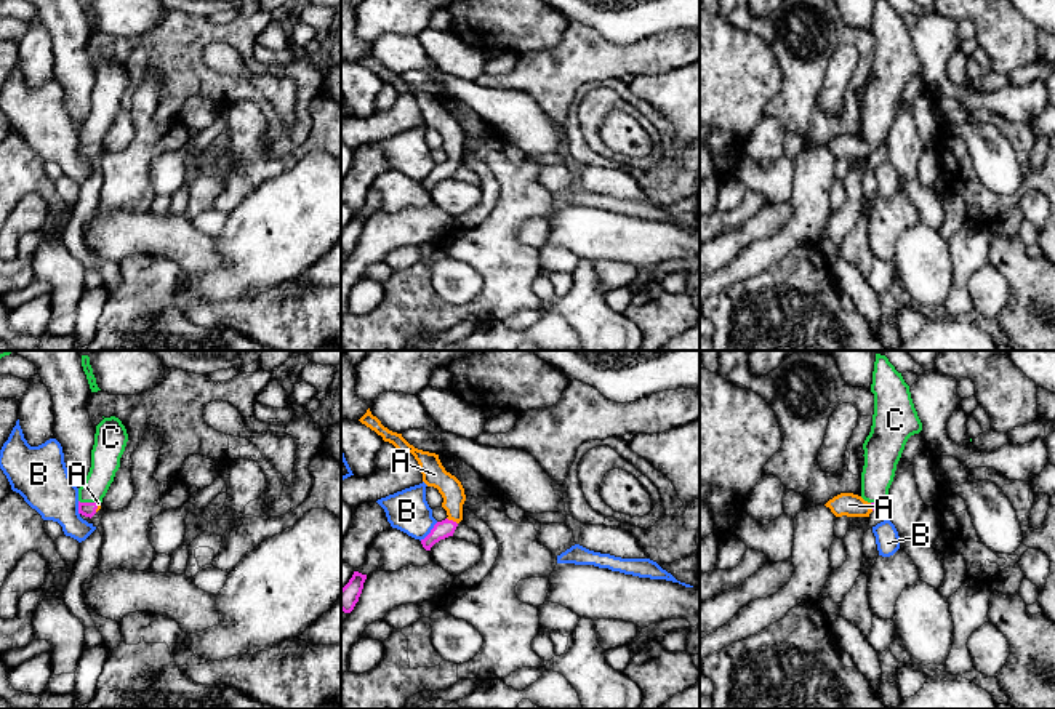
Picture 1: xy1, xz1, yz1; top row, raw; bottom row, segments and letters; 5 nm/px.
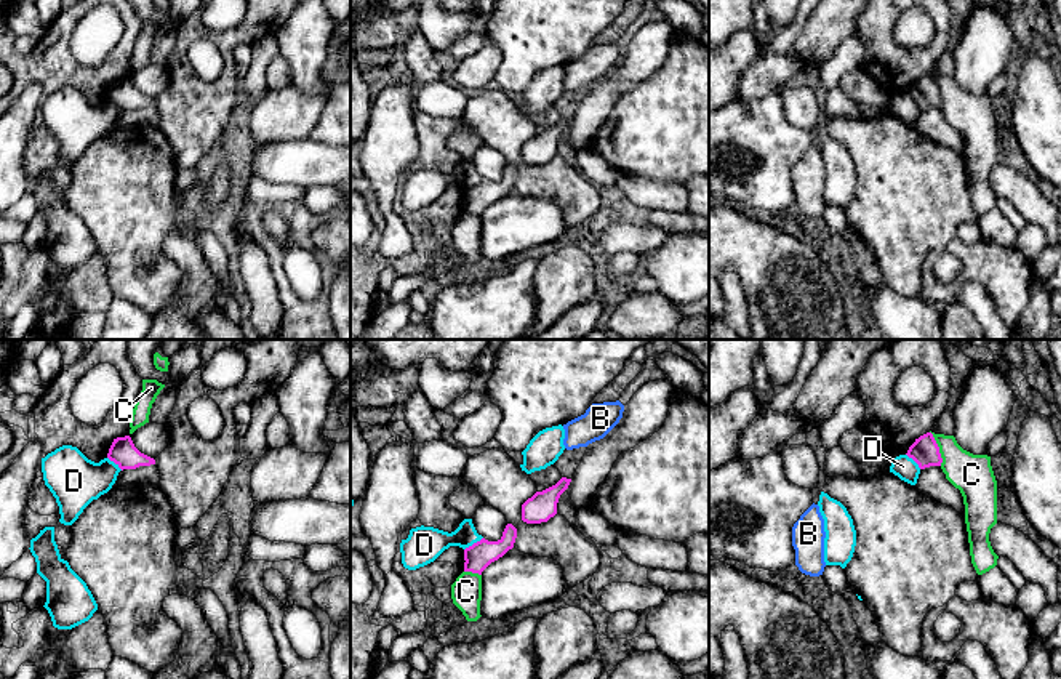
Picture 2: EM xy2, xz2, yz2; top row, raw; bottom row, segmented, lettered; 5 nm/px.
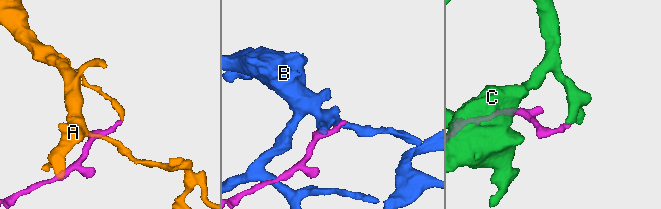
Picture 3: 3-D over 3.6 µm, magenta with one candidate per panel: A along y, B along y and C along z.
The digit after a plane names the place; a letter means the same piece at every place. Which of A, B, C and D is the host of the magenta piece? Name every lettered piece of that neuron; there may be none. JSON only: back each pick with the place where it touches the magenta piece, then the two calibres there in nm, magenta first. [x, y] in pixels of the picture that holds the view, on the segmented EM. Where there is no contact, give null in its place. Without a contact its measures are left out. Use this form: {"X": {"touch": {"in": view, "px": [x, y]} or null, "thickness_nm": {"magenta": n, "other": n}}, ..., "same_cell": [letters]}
{"A": {"touch": {"in": "xz1", "px": [452, 520]}, "thickness_nm": {"magenta": 90, "other": 120}}, "same_cell": ["A"]}

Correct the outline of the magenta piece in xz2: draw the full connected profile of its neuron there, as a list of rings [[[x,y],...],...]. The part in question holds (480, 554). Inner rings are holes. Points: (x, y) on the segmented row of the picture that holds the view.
[[[507,524],[502,536],[498,541],[488,541],[482,538],[472,546],[464,549],[464,572],[482,575],[482,572],[494,560],[502,557],[509,549],[514,548],[517,538],[517,528]]]

